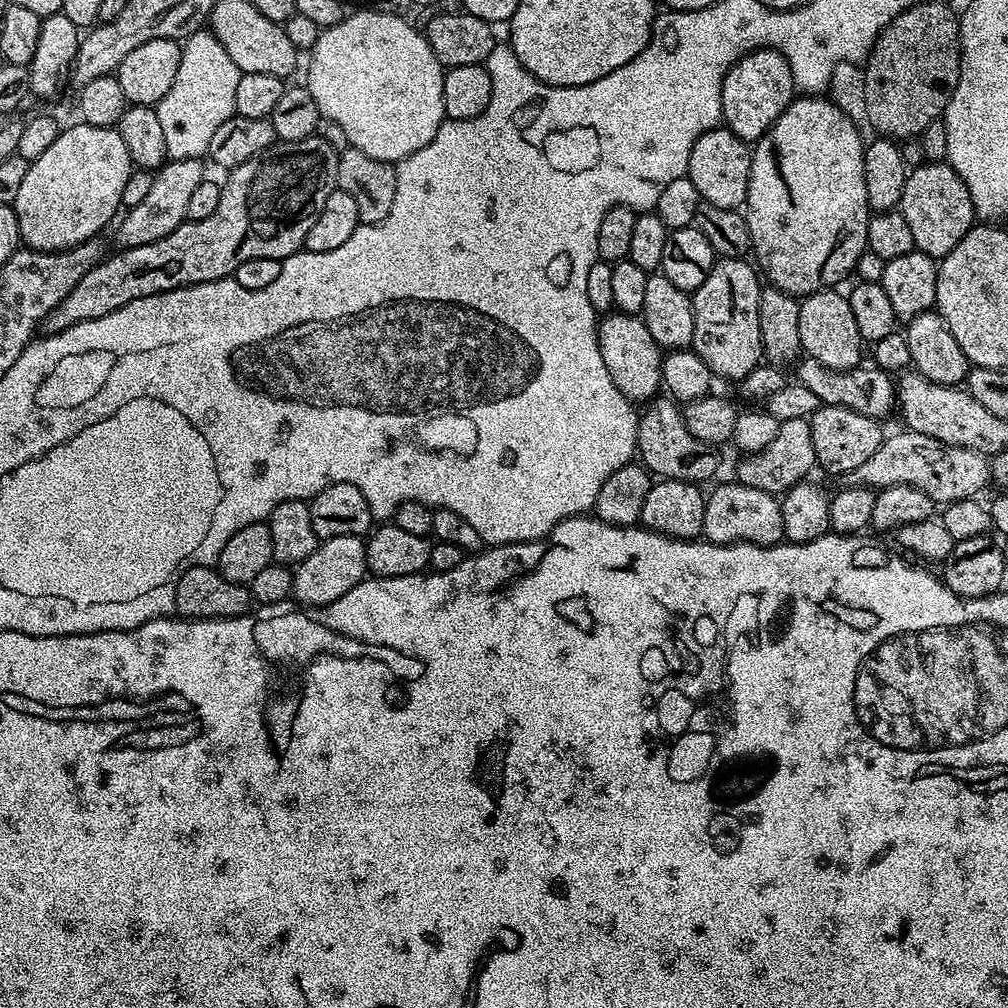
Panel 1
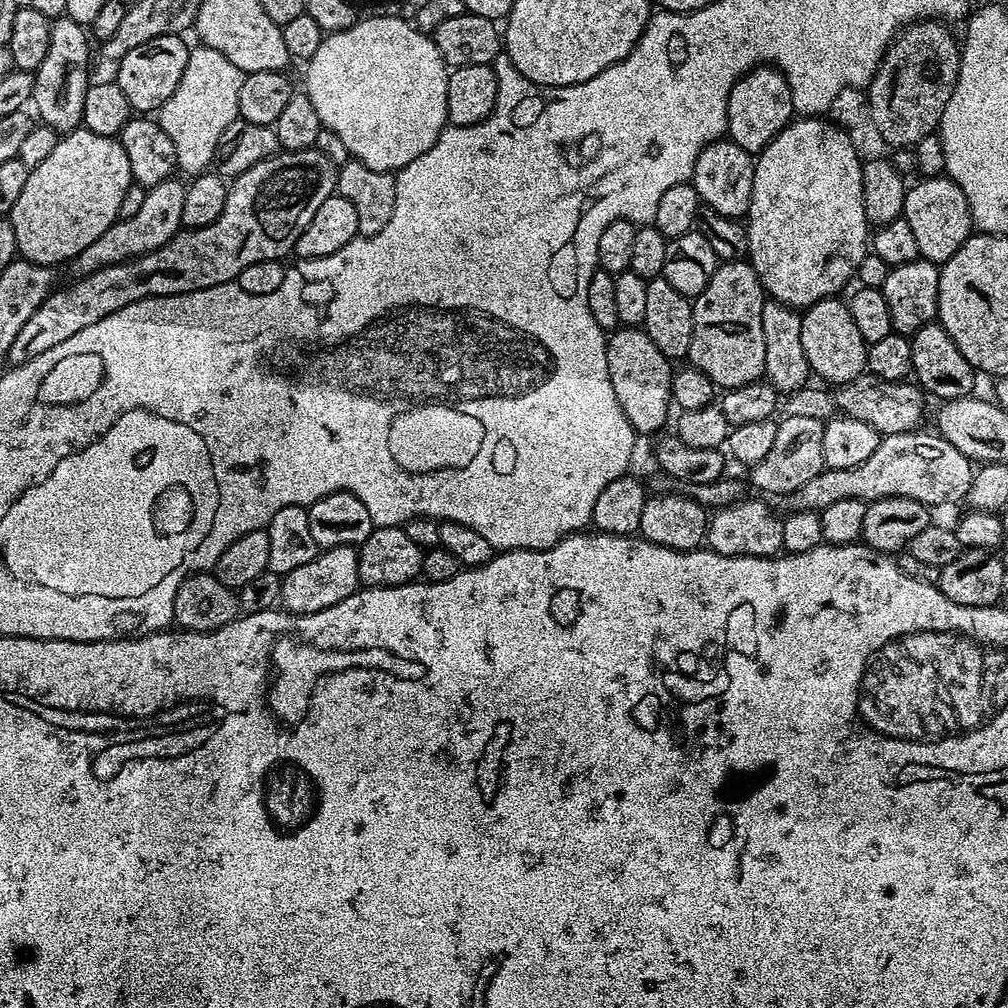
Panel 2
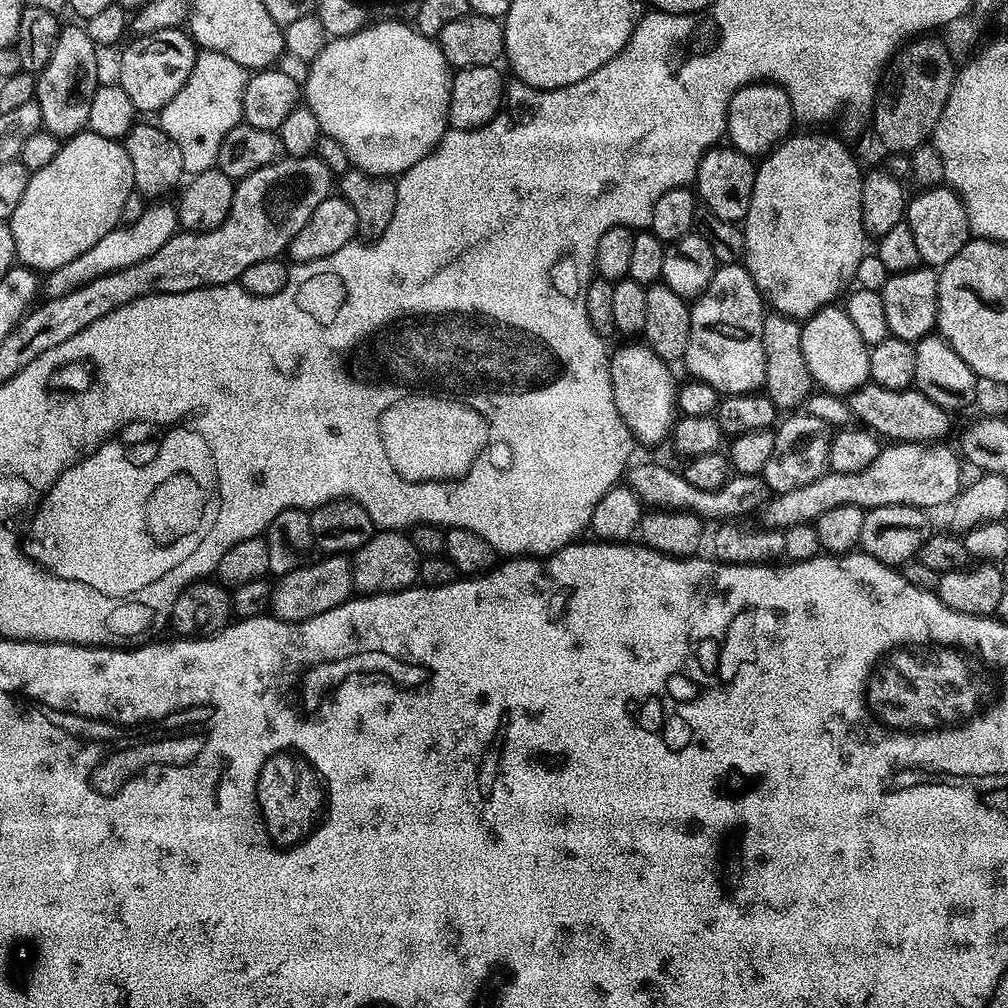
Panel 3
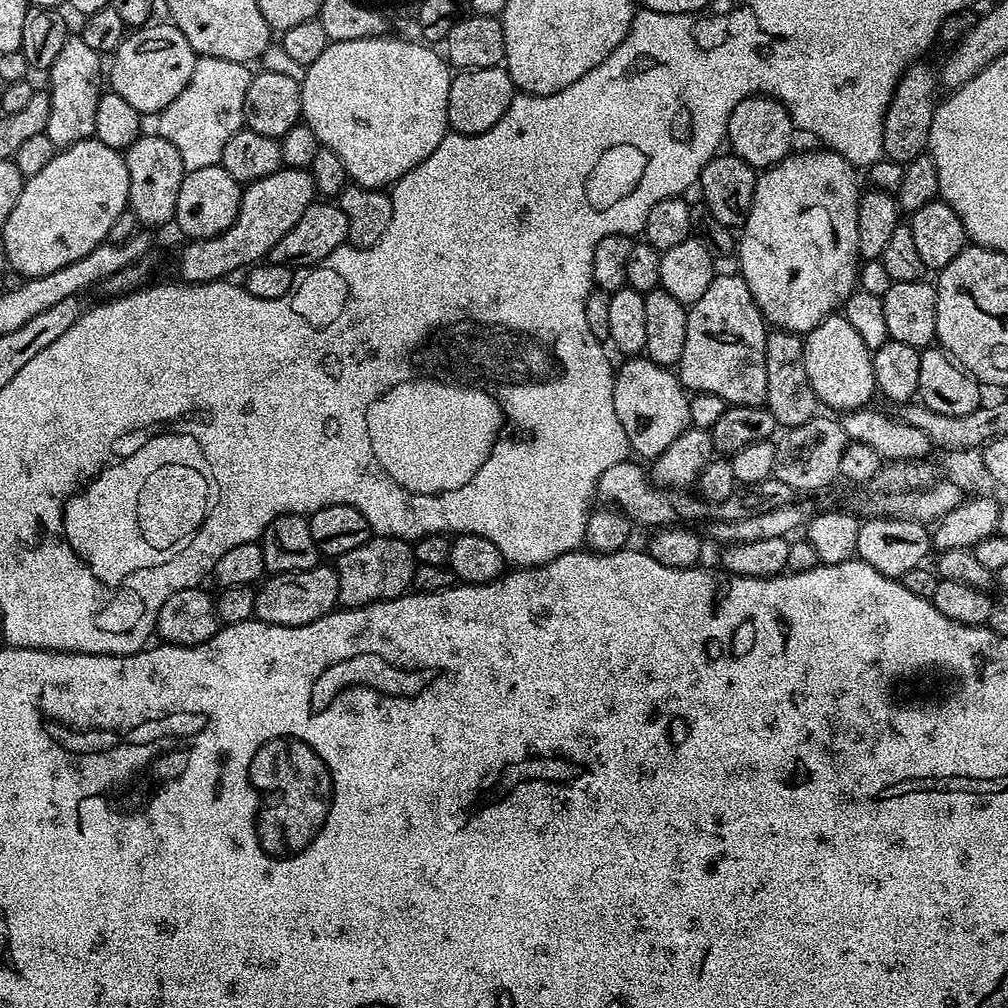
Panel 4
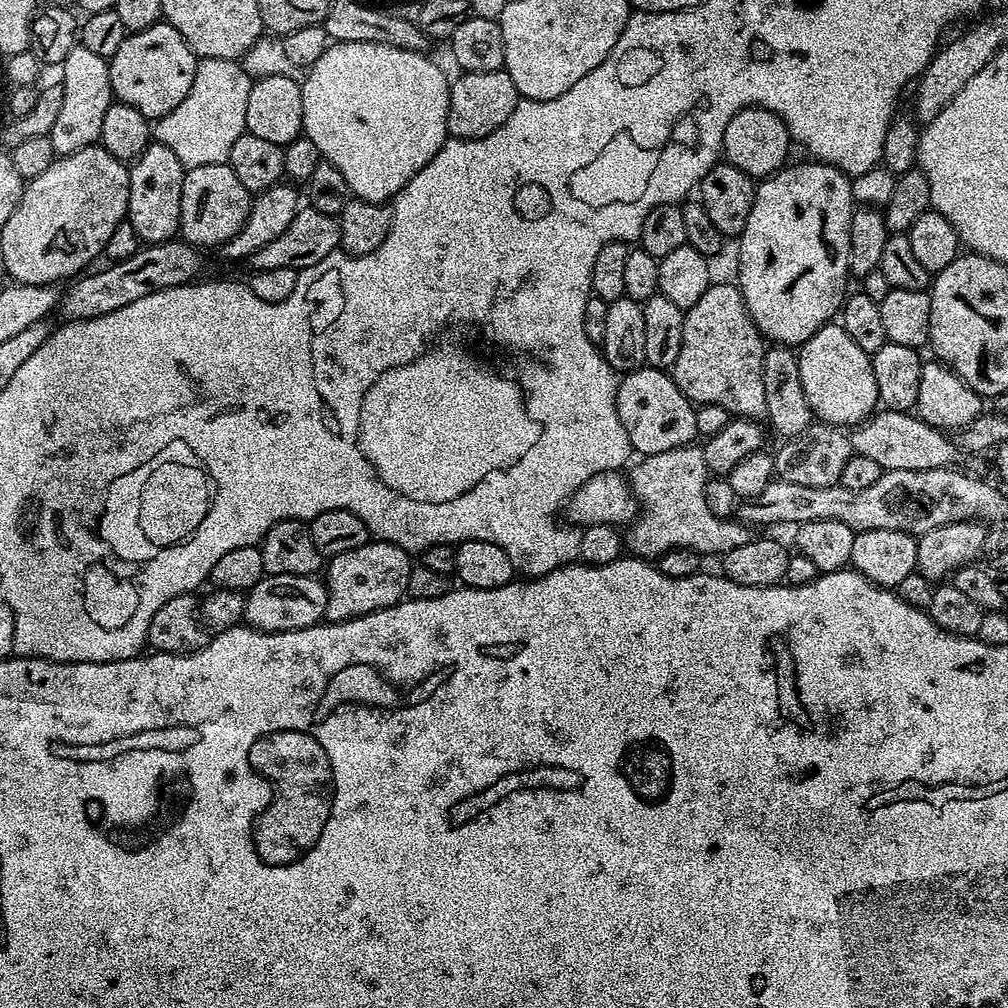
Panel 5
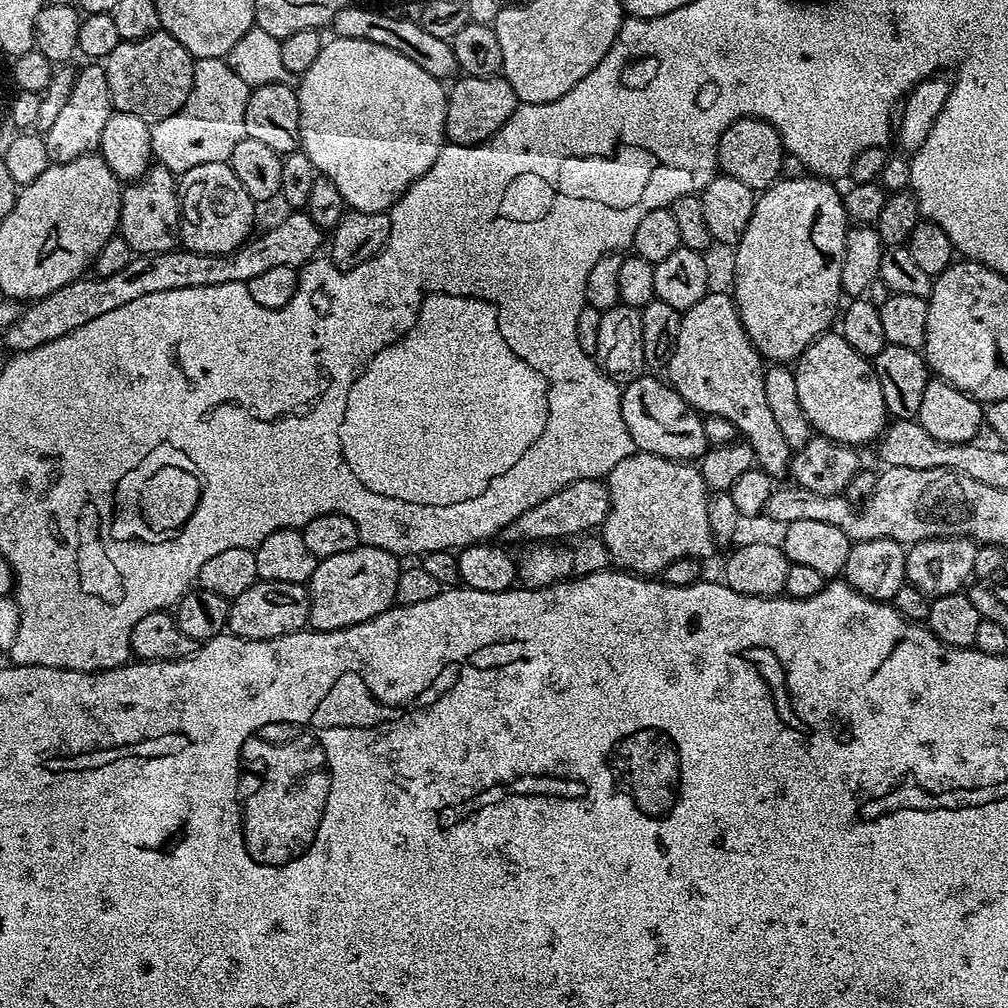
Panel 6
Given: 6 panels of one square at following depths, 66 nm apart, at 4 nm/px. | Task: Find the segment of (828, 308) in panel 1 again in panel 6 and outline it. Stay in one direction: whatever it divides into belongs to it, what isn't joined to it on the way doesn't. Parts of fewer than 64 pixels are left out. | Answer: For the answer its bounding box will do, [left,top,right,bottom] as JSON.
[794,330,890,446]

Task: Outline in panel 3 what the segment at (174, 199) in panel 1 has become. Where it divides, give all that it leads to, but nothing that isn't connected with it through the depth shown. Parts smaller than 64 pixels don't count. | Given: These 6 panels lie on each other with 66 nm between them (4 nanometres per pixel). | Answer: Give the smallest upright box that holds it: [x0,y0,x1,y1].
[40,202,178,299]

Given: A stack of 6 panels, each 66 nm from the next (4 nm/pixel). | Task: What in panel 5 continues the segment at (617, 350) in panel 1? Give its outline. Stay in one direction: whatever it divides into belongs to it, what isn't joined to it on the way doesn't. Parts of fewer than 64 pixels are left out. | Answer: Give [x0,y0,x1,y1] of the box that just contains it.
[616,366,697,457]

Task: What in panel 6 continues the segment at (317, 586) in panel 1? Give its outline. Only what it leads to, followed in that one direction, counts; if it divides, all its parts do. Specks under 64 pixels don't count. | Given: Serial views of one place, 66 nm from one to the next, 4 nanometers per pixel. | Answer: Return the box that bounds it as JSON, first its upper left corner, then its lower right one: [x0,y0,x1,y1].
[227,579,310,640]

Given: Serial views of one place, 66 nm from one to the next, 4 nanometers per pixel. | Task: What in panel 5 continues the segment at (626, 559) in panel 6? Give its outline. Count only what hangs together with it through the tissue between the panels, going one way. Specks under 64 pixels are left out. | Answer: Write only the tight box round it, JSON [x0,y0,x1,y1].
[626,443,754,558]

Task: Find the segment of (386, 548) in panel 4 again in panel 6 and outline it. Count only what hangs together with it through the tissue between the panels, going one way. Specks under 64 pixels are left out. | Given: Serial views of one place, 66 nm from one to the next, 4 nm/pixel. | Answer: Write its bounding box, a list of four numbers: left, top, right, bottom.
[306,543,401,632]

